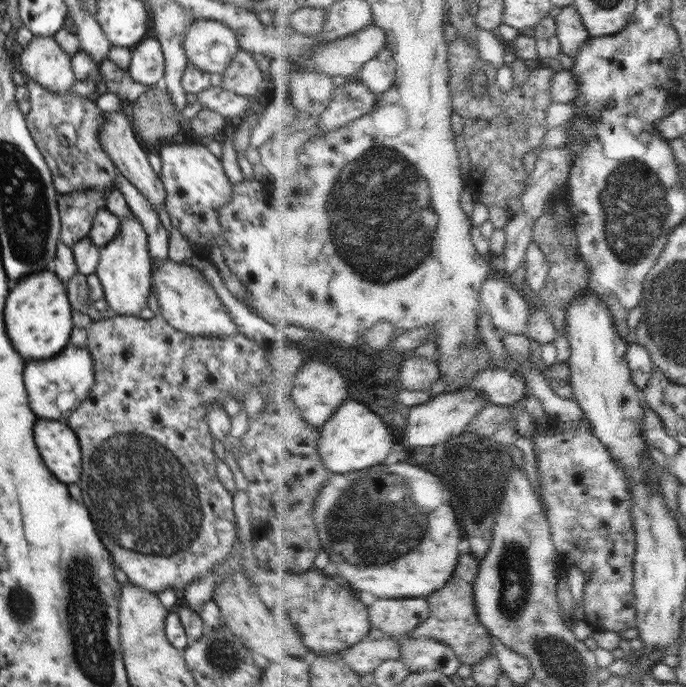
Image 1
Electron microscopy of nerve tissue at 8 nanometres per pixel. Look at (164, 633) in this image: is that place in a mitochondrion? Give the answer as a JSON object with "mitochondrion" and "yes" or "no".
{"mitochondrion":"no"}

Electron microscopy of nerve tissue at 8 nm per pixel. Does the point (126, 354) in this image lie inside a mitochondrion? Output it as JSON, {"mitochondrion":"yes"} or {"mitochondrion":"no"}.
{"mitochondrion":"no"}

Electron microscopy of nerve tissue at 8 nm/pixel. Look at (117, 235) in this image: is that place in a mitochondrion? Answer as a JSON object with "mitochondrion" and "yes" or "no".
{"mitochondrion":"no"}

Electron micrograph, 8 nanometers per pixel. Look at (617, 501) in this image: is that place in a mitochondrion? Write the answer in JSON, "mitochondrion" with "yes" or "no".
{"mitochondrion":"no"}

